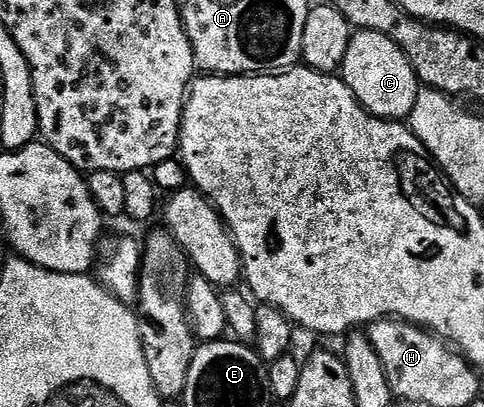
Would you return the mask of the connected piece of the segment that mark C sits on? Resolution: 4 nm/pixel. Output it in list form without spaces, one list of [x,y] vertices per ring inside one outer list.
[[[365,29],[353,32],[346,47],[342,79],[366,112],[373,117],[385,117],[388,121],[411,118],[412,108],[422,88],[404,52],[386,35]]]

